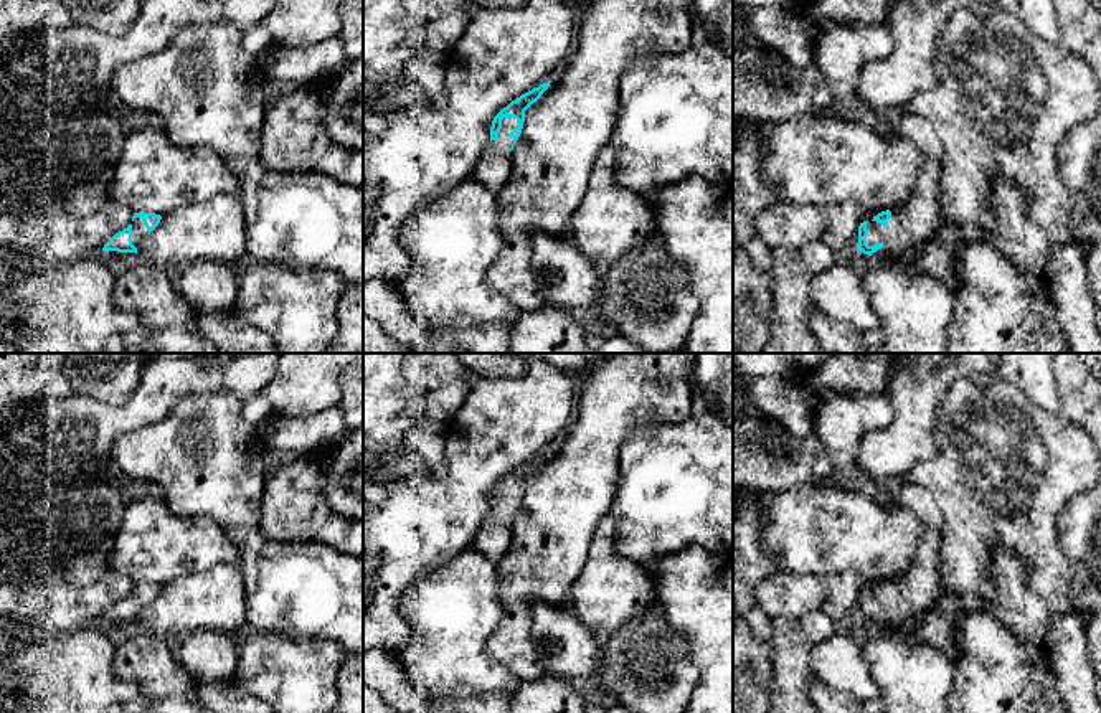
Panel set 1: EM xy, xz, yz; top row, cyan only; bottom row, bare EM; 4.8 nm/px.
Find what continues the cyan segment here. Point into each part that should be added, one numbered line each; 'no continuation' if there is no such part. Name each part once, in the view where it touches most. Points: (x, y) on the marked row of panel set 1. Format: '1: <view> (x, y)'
1: xz (492, 170)

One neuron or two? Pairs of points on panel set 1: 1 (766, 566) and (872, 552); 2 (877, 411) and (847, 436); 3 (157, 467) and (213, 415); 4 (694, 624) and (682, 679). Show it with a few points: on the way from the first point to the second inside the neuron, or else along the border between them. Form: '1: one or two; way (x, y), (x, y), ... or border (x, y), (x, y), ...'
1: two; border (760, 530), (761, 548), (781, 568)
2: one; way (870, 413), (854, 429)
3: one; way (172, 456), (200, 429)
4: two; border (664, 614), (685, 639), (699, 682)

